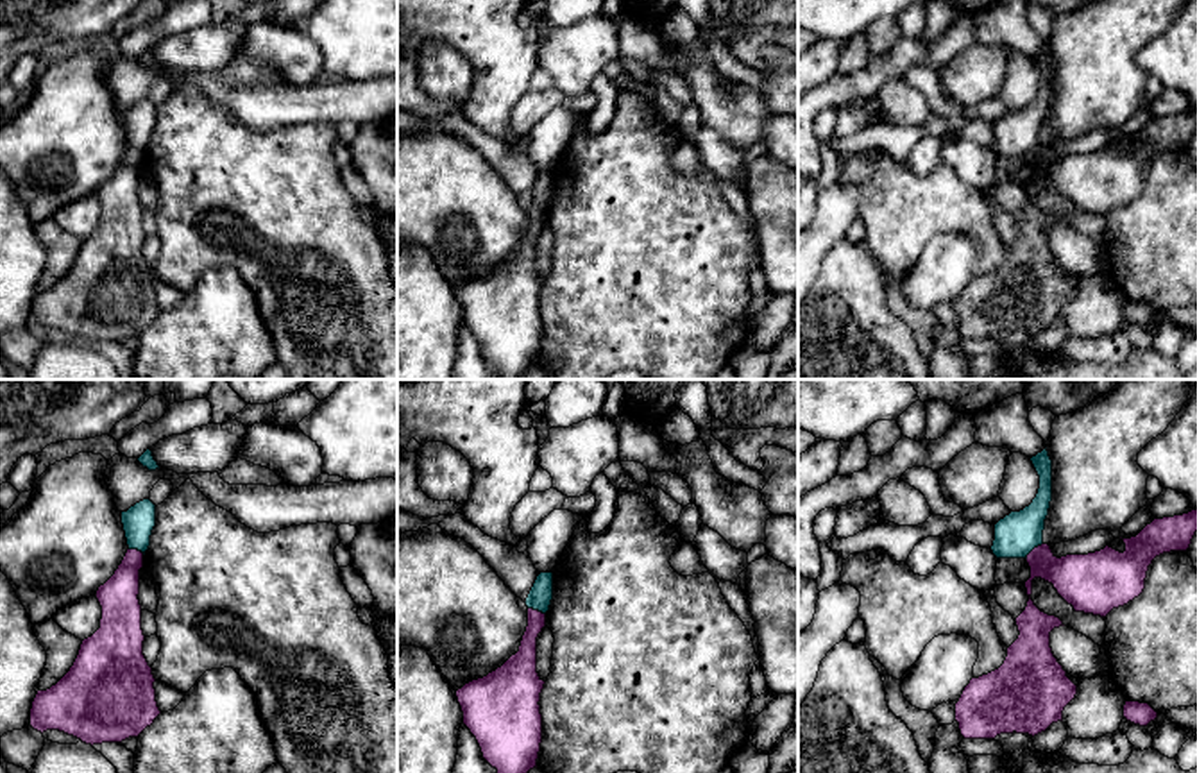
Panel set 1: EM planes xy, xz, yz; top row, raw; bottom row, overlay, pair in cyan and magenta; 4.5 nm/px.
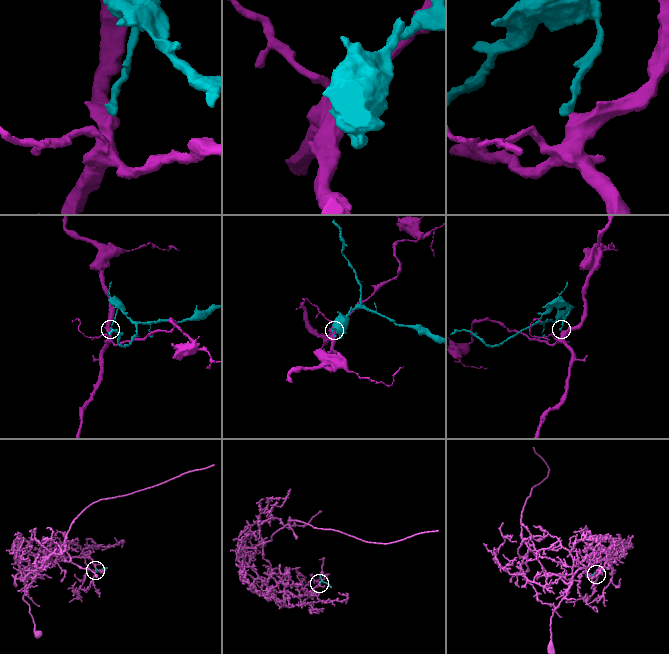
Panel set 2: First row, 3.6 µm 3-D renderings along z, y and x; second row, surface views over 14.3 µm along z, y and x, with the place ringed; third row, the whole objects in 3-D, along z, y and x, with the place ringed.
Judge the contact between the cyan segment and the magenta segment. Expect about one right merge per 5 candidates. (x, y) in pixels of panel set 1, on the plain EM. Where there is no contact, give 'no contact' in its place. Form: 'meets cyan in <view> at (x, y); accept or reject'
meets cyan in yz at (1033, 147); reject

